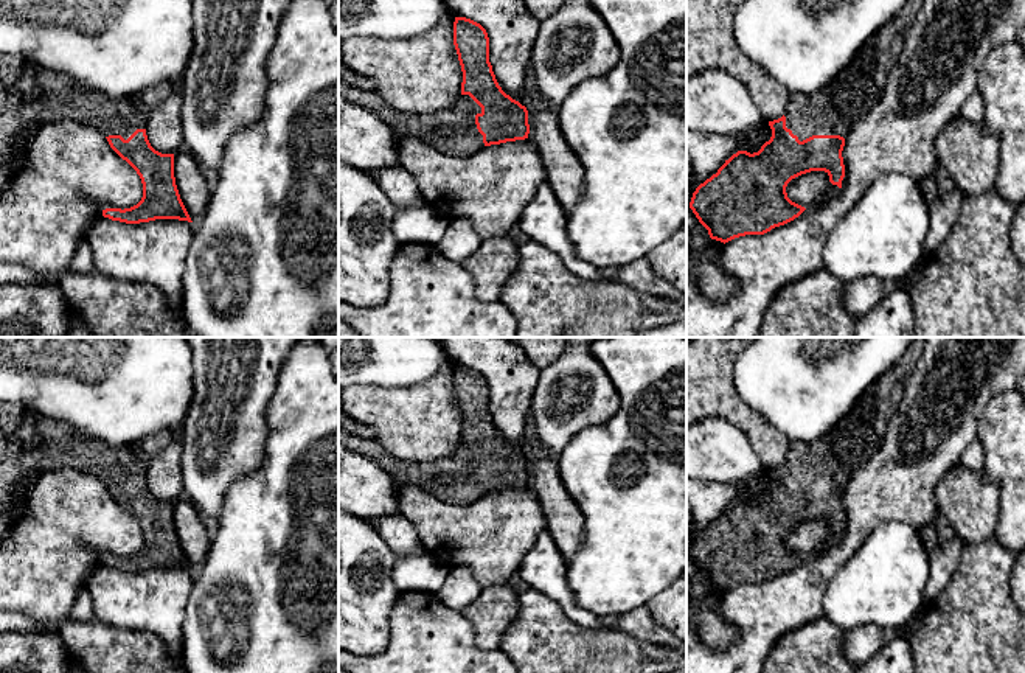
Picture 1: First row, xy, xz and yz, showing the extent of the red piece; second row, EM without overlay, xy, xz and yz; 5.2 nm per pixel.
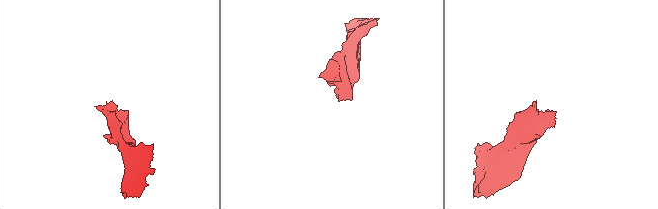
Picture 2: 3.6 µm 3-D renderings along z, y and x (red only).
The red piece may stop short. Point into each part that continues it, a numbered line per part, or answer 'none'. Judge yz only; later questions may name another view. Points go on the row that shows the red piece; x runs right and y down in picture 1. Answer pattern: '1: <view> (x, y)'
1: yz (833, 111)

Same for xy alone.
1: xy (44, 89)

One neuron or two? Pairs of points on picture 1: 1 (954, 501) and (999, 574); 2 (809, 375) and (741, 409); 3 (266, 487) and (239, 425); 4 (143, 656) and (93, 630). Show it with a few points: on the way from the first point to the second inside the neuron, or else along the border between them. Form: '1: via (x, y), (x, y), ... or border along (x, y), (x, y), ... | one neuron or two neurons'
1: border along (993, 535), (966, 544) | two neurons
2: border along (733, 372), (733, 384), (738, 395), (775, 429) | two neurons
3: border along (267, 432), (263, 462), (238, 476), (229, 490) | two neurons
4: via (131, 656), (120, 656), (106, 642) | one neuron

